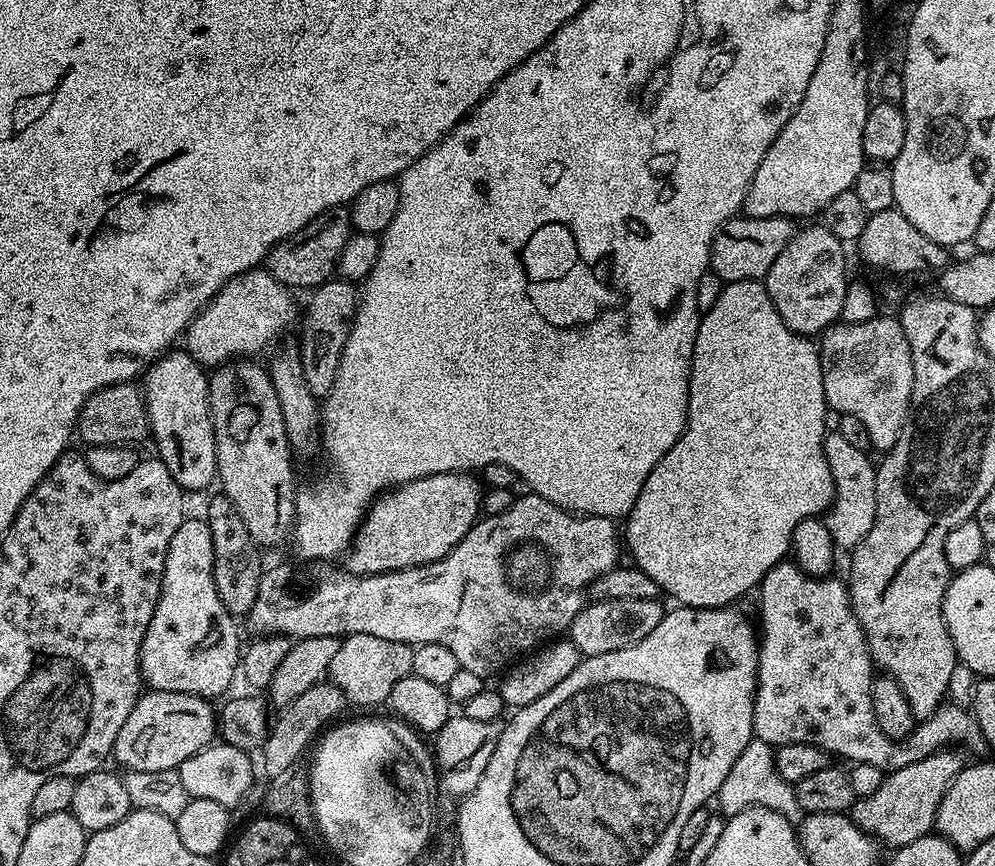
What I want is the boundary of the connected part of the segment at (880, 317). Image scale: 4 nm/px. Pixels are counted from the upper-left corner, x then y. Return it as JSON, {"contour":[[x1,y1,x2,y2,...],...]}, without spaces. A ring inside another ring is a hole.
{"contour":[[878,314,870,318,870,322,845,324,837,322,825,330,819,337,818,351,822,366,822,386,824,400,829,408,843,412,845,416,858,418,862,426,866,426,869,445,877,448,880,454,888,453,898,442,898,434,908,421,912,387,914,386,914,366,910,354,910,342,906,342,904,327,895,315]]}

